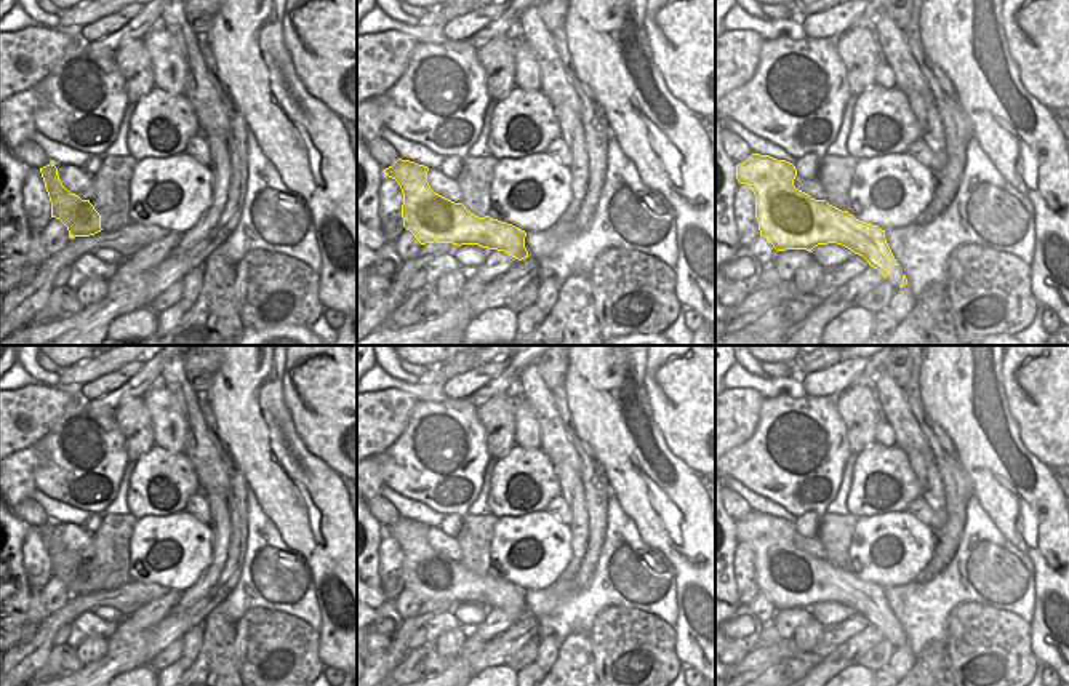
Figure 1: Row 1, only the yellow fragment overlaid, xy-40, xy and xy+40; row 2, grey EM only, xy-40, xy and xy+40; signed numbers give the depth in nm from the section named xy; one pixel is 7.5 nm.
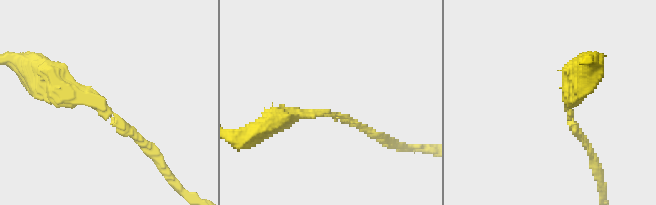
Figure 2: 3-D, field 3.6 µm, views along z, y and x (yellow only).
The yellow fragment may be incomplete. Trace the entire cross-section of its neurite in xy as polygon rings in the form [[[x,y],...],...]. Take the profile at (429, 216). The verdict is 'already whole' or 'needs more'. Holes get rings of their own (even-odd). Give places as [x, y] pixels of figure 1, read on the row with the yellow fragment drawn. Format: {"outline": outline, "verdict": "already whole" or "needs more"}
{"outline": [[[398,158],[384,174],[395,179],[403,193],[403,227],[421,243],[478,245],[504,251],[522,261],[528,257],[526,232],[490,216],[478,217],[435,193],[427,182],[429,168]]], "verdict": "already whole"}

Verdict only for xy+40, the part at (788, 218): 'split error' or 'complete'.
complete

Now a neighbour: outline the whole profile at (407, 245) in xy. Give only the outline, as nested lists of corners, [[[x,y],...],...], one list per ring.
[[[406,229],[402,230],[400,237],[395,241],[395,251],[403,261],[413,257],[421,248],[422,245]]]

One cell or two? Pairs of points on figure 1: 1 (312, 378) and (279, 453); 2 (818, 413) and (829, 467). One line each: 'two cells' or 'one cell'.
1: two cells
2: one cell

